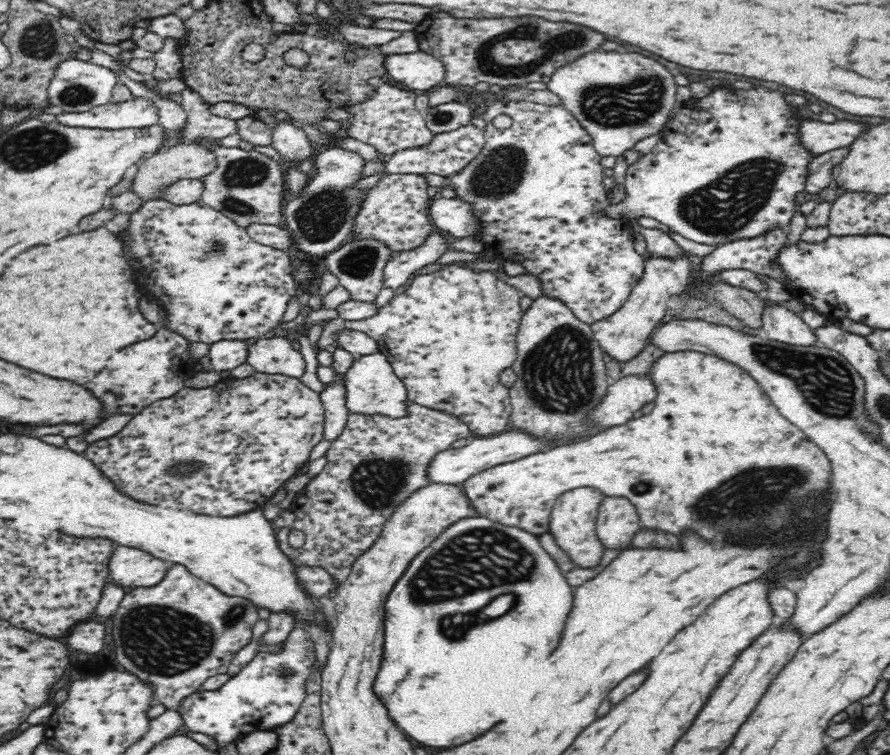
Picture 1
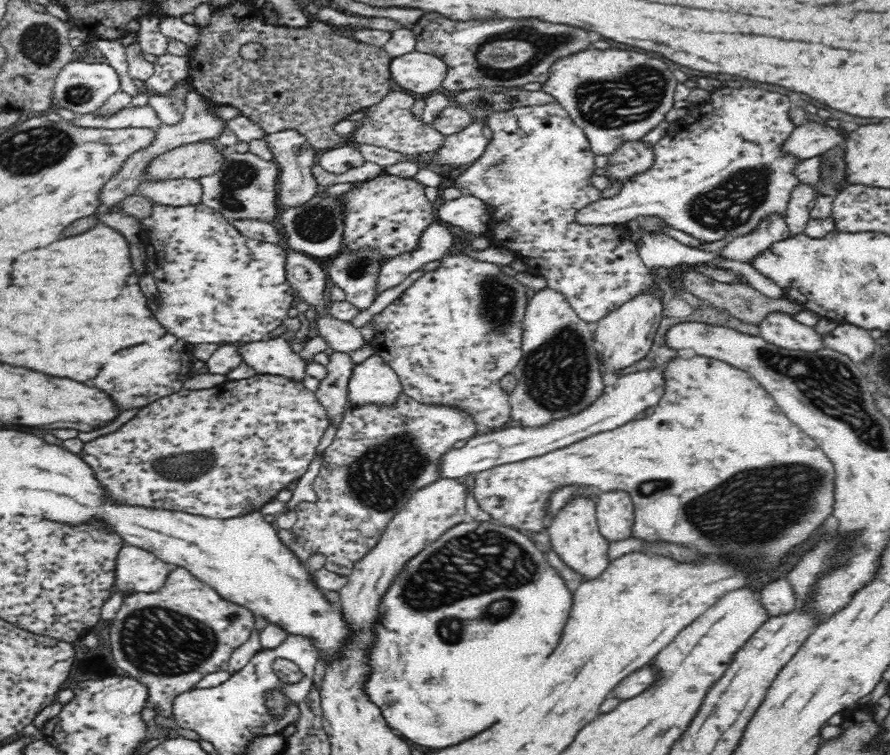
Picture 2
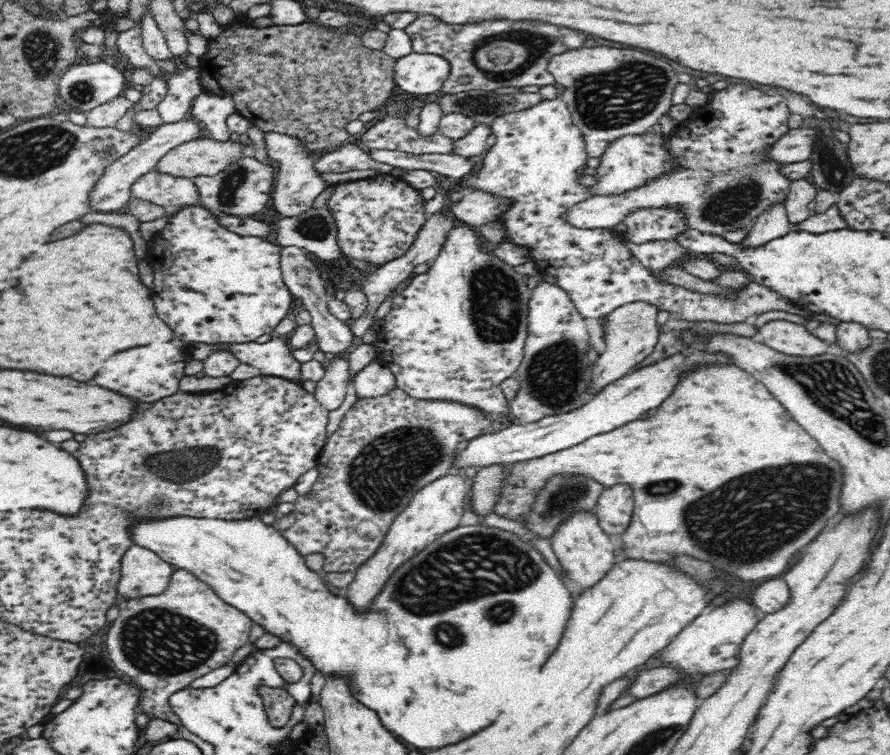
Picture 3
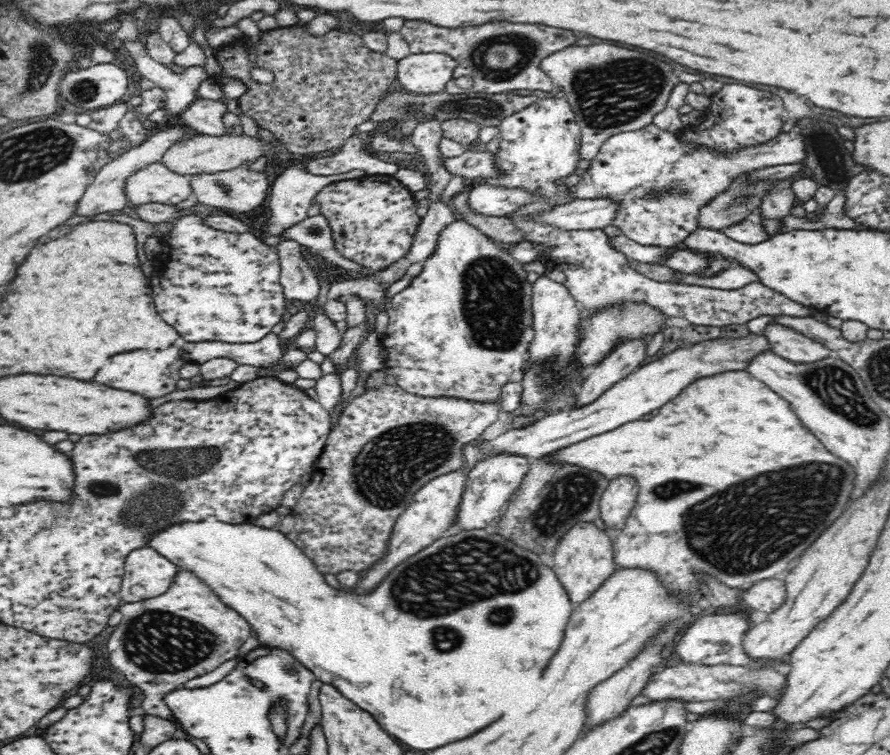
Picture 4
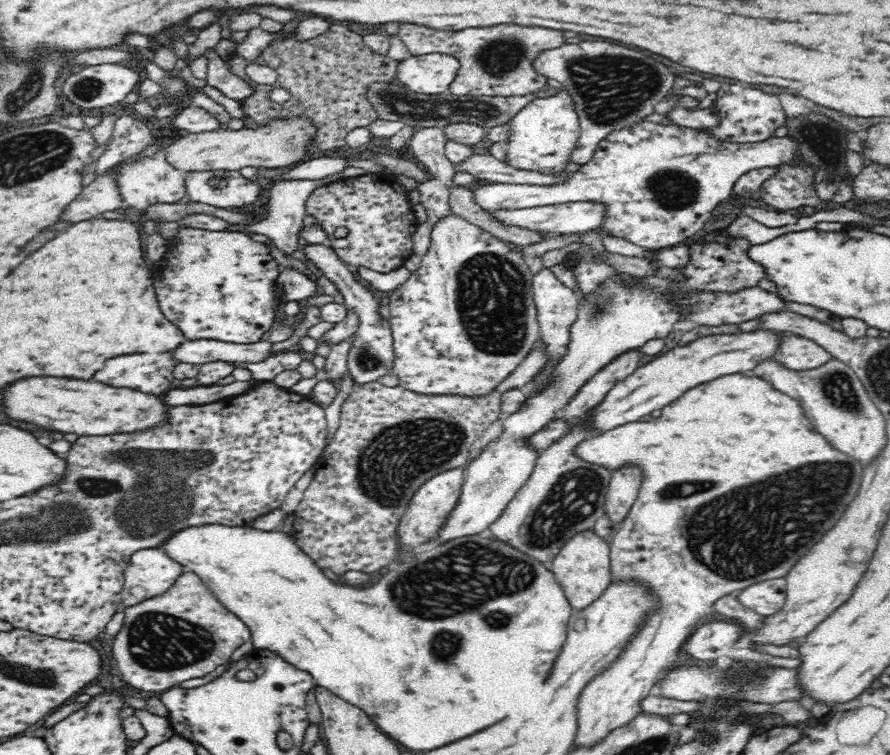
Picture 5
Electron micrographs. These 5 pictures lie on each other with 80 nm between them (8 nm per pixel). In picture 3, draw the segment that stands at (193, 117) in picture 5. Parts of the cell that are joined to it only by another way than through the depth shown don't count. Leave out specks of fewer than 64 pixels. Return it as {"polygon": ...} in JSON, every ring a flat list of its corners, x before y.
{"polygon":[[204,92,193,100,190,113,205,124,208,136,218,142,230,142,232,132,227,127,227,118,236,113,230,97,206,95]]}

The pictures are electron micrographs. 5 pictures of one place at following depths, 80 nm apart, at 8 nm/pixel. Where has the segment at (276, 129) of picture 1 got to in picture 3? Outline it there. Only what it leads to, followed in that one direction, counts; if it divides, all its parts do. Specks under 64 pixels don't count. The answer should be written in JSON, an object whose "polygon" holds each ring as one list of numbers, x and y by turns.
{"polygon":[[264,134,265,148,268,158,278,162,276,186,271,194,274,210,281,216,298,216,313,205,314,199,326,188,318,172,314,168,315,153,308,150,295,136,286,134]]}

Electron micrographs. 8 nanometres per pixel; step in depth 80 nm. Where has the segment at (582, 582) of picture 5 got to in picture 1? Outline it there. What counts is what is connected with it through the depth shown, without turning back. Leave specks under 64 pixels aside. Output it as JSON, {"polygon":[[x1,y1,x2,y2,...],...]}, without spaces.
{"polygon":[[584,486,561,494,551,510,549,532,554,535,558,546,563,548,573,562,582,568,592,568,600,564,600,558,605,551,604,545,598,542,596,537,598,509,604,502,604,497,605,494,601,490]]}

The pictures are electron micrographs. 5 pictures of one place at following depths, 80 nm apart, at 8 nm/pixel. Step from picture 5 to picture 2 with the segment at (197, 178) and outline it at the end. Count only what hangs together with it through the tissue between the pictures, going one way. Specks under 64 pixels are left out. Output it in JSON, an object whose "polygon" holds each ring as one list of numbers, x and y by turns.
{"polygon":[[223,145,216,146,216,149,221,152,224,162,216,174,199,178,203,186,201,203,222,213,229,221,250,219,271,223,276,220,281,211,277,200,279,165,250,151,240,153]]}

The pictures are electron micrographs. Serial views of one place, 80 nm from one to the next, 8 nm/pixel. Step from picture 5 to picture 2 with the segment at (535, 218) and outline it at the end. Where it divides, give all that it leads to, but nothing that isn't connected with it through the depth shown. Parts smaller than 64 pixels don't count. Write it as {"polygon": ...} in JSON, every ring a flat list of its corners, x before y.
{"polygon":[[760,88,714,90,704,102,688,105,686,114,682,118,673,123,668,123,667,136,661,138,652,148,652,151,654,151,654,164,648,170,628,178,620,193,613,198,602,197,602,200,590,203,582,210,579,210,576,213,576,221,580,224,628,224,640,217,658,217,664,221,664,224,690,235,691,238,696,238,704,243,712,243,725,239,731,241,734,238,752,234,752,232,758,230,757,226,770,215,780,215,785,218,792,190,802,183,795,173,797,164,802,162,801,158,796,158,783,151,783,144,787,138,790,138,790,134,796,128,796,125,792,124,792,120,788,116,788,110,788,98,784,94,778,94,778,92,768,92,768,90,760,90]]}

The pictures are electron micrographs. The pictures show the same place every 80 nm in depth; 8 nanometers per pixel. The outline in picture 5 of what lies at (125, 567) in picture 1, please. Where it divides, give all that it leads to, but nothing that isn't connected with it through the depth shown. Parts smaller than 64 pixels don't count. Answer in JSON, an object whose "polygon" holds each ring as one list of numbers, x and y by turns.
{"polygon":[[158,547,137,550,124,570,122,604,134,606,164,594,183,572,184,567]]}

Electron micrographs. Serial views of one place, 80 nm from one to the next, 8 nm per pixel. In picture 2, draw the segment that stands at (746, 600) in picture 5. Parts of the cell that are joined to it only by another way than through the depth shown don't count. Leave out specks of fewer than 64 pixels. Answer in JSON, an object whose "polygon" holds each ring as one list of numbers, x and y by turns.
{"polygon":[[787,579,770,582,759,591,759,597,770,617,790,614,797,607,797,598]]}

